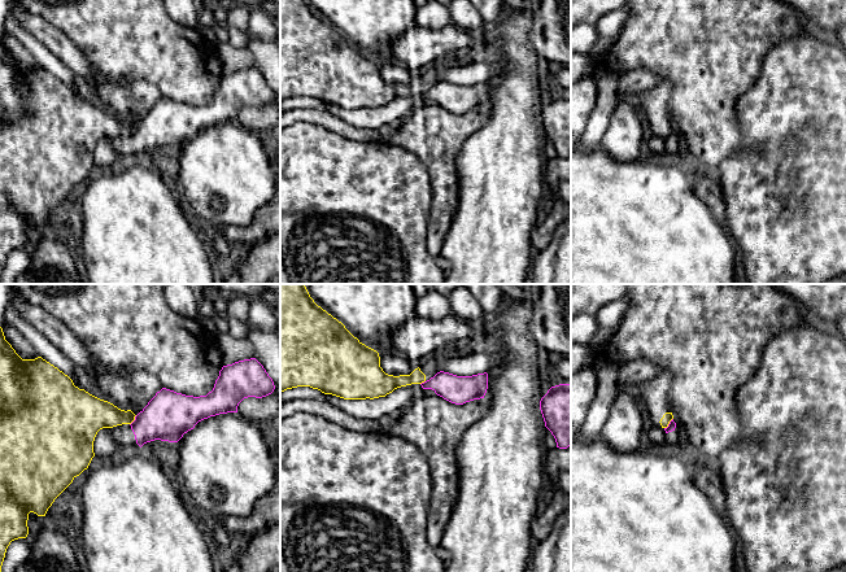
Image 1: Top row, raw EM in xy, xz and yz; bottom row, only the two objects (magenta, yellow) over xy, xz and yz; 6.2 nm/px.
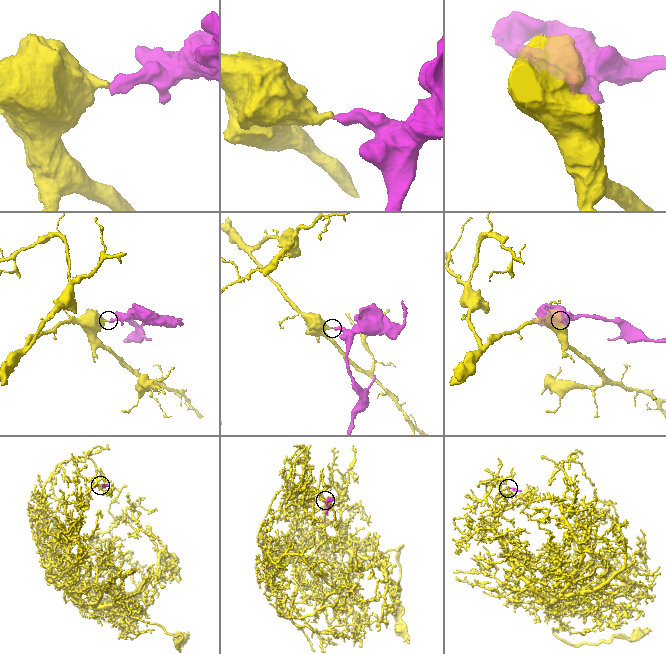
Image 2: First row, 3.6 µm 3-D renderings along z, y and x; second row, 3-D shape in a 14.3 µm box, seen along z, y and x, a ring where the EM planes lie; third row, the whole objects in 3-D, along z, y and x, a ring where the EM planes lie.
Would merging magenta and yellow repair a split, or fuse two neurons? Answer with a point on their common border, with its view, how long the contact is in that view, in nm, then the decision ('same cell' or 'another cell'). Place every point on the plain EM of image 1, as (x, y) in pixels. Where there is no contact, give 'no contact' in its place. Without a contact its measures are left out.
xy (134, 130) | 80 nm | another cell

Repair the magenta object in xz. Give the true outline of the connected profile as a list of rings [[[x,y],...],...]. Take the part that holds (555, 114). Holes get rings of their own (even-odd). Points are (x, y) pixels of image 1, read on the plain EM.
[[[571,95],[551,96],[541,108],[540,119],[557,157],[567,158],[571,154]]]

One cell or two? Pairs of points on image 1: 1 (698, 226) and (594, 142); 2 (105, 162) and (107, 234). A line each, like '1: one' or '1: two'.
1: two
2: two

